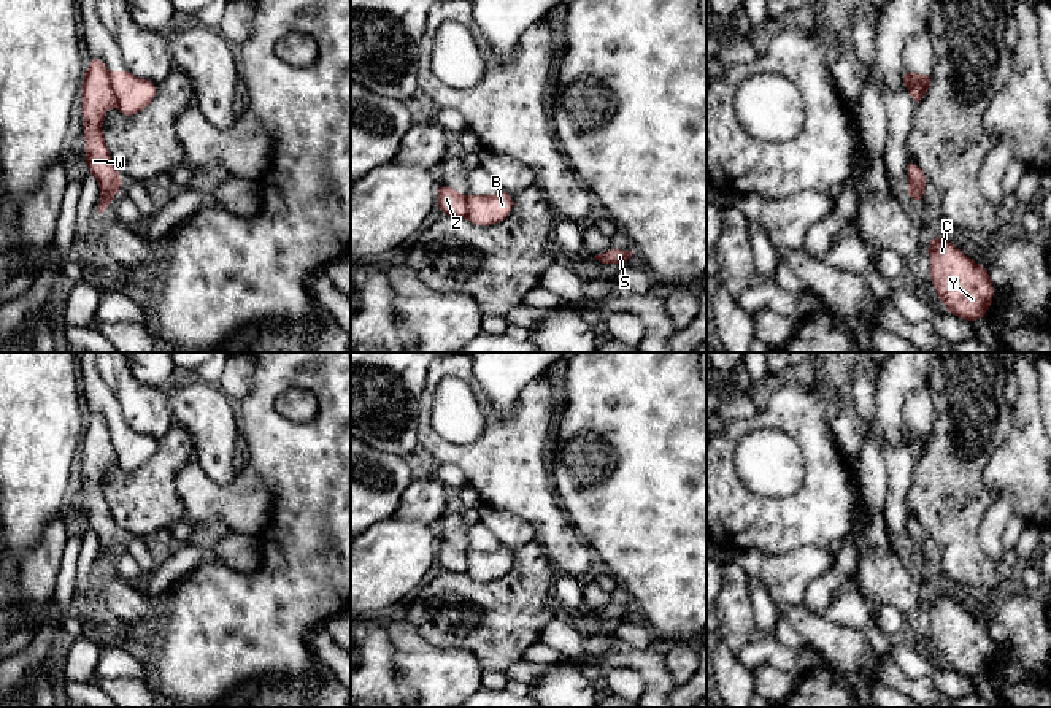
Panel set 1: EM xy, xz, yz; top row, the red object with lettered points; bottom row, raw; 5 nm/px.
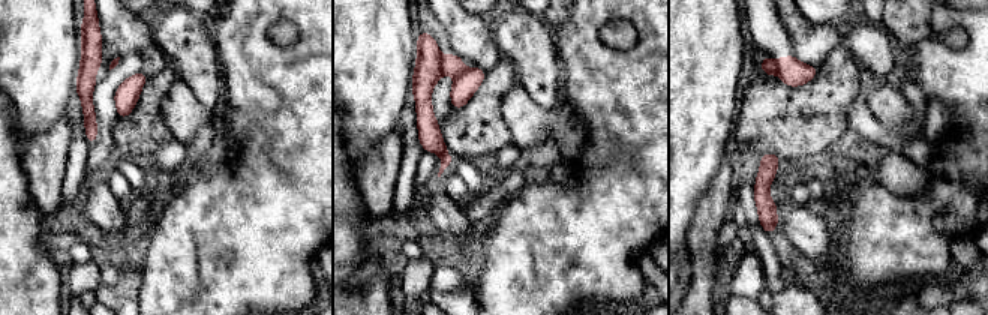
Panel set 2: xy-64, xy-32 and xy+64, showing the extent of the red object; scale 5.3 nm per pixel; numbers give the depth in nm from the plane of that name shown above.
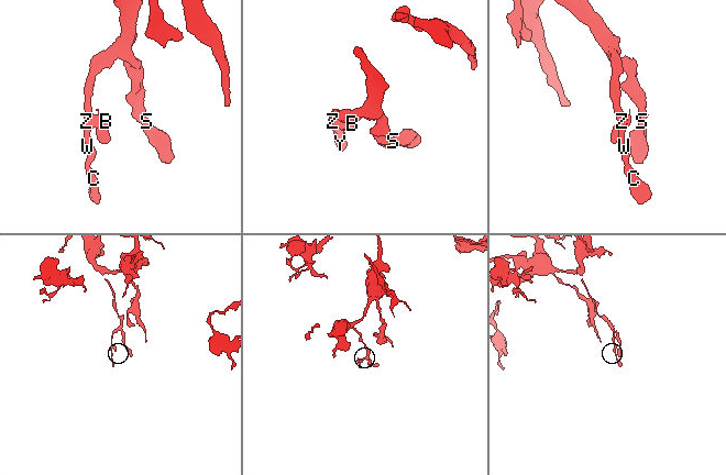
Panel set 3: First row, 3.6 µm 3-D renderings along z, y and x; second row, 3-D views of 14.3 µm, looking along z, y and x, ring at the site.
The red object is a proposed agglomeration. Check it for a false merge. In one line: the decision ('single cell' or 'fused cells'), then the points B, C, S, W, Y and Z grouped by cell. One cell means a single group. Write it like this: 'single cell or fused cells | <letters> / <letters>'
fused cells | B / C S W Y Z

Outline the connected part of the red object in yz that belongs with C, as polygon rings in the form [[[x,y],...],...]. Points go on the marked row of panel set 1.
[[[940,232],[927,241],[927,256],[932,287],[948,313],[973,322],[984,317],[994,300],[987,268],[965,257]]]

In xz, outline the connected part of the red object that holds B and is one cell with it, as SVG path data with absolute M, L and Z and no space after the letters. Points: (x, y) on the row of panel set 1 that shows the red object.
M506 190L494 195L465 195L467 197L467 219L478 227L489 227L505 221L513 210L513 197Z

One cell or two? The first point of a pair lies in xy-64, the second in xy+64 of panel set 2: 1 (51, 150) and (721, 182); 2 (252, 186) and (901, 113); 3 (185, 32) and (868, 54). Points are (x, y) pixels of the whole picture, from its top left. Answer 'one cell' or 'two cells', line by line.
1: one cell
2: two cells
3: one cell

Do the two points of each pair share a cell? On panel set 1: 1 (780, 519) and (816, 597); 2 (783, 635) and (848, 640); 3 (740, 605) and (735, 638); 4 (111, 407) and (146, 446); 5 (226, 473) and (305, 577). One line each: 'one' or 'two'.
1: two
2: two
3: one
4: one
5: two

